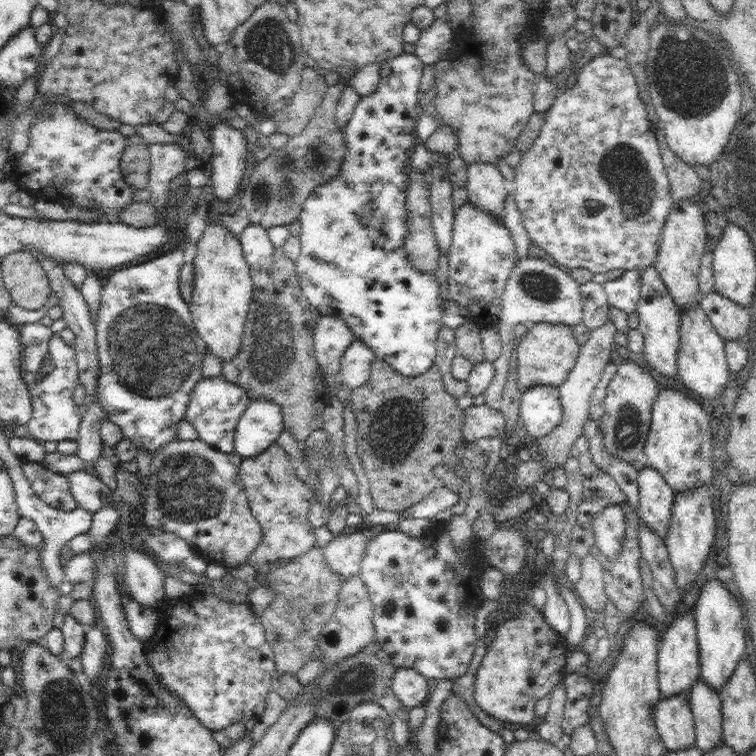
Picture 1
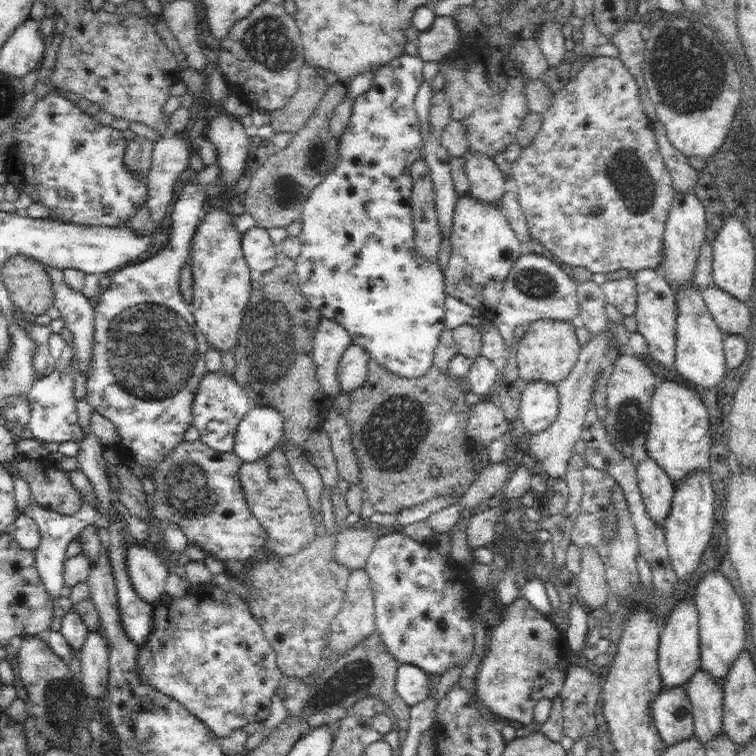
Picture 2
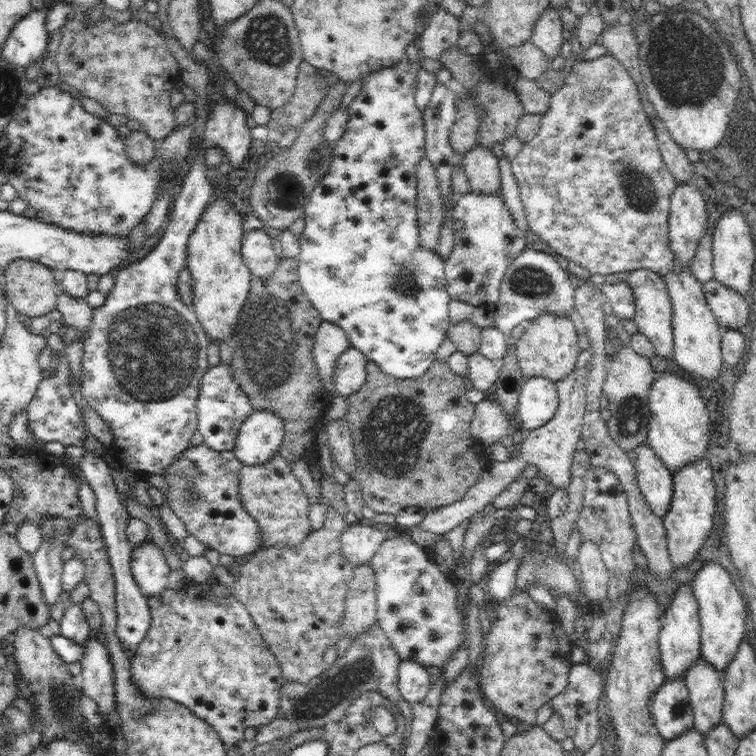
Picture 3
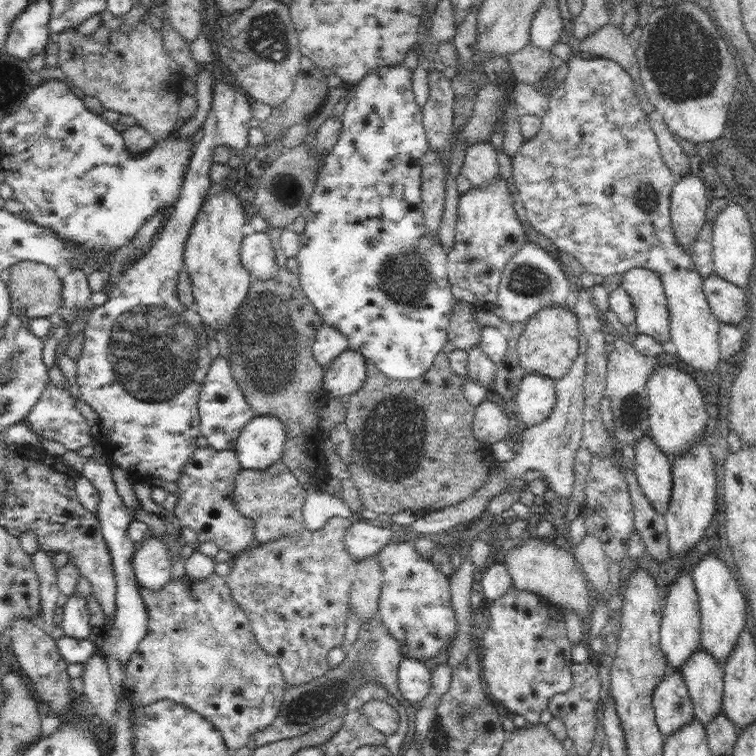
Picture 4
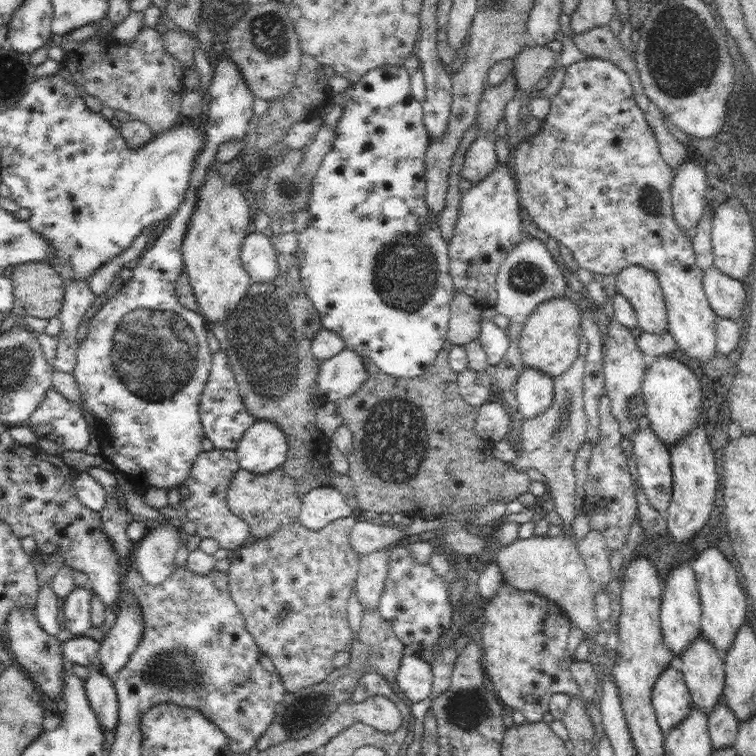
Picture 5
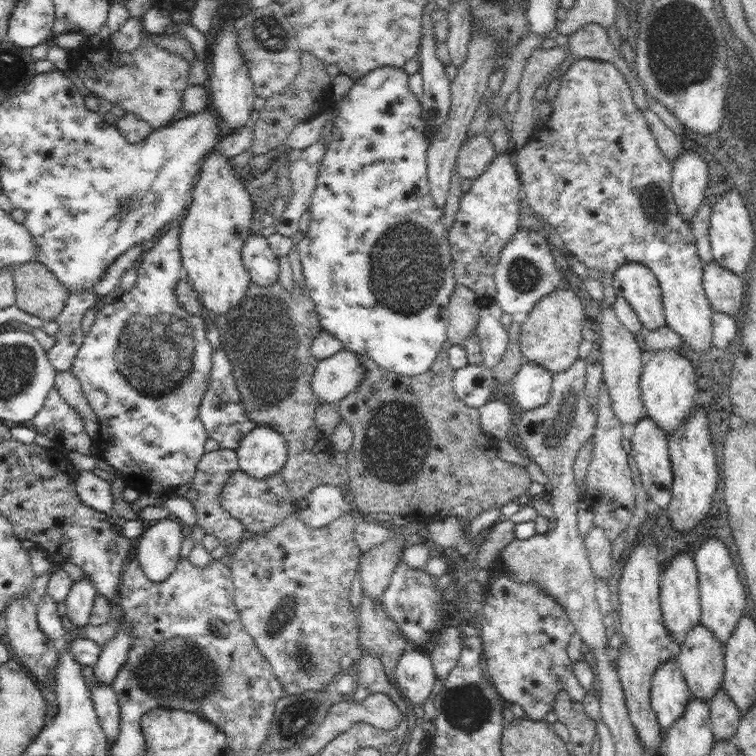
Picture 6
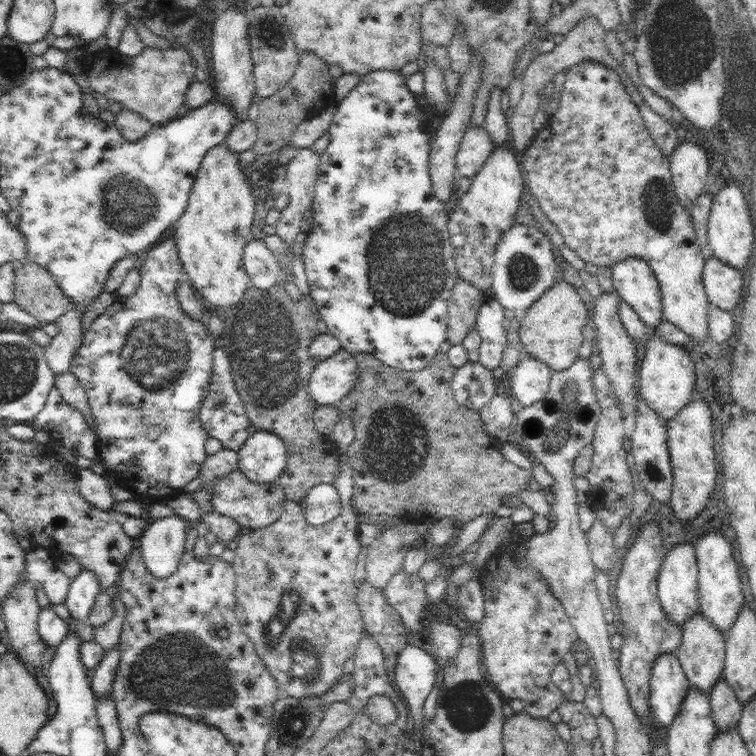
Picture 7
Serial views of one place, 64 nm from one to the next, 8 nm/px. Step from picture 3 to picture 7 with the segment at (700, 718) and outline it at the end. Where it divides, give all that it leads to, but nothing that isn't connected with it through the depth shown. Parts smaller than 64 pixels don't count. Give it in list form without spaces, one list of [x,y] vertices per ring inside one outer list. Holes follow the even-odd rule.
[[[701,610],[693,612],[683,624],[681,624],[681,644],[675,650],[681,668],[689,680],[689,686],[695,686],[697,690],[709,694],[713,684],[719,680],[723,674],[723,664],[725,664],[725,636],[717,626],[713,626]]]

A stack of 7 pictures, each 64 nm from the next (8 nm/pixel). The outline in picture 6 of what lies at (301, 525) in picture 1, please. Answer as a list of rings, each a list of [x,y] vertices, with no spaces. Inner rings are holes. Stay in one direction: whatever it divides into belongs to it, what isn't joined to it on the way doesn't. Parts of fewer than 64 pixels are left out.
[[[241,470],[231,472],[227,482],[223,482],[223,488],[219,494],[219,506],[223,510],[227,510],[233,518],[237,518],[245,526],[247,532],[253,532],[253,534],[271,530],[275,524],[279,524],[283,518],[287,518],[295,510],[295,502],[291,498],[281,474],[269,476],[267,480],[255,480]]]

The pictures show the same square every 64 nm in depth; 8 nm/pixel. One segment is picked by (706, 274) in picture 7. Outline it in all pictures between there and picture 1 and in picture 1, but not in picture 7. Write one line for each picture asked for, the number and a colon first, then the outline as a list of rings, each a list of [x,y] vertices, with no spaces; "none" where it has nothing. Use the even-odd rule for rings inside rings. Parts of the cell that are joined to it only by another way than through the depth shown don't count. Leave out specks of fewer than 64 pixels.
1: [[[717,290],[701,294],[699,304],[723,340],[743,340],[751,324],[747,314],[749,310],[745,306],[735,304],[731,298],[719,294]]]
2: [[[709,284],[703,292],[703,302],[711,312],[717,328],[723,334],[743,334],[749,326],[749,302],[735,298],[729,292],[723,292],[717,284]]]
3: [[[717,278],[703,284],[703,296],[721,328],[737,330],[751,316],[747,296],[741,296],[737,290],[721,284]]]
4: [[[711,272],[707,278],[703,278],[703,292],[705,298],[709,302],[711,312],[721,320],[721,322],[729,322],[729,324],[737,324],[739,320],[743,320],[747,308],[747,296],[745,296],[745,288],[717,276],[715,272]]]
5: [[[711,266],[707,272],[703,272],[703,292],[709,300],[711,310],[717,316],[737,320],[741,316],[745,298],[747,298],[747,288],[745,282],[727,276],[719,268]]]
6: [[[711,260],[703,264],[703,290],[711,310],[733,316],[739,314],[745,302],[745,276],[737,276]]]

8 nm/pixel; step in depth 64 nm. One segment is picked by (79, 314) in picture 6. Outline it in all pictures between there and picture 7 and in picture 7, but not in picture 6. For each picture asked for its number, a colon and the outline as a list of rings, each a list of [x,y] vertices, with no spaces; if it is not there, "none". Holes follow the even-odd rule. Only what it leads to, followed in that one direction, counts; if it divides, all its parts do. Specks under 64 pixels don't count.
7: [[[71,310],[65,312],[65,316],[61,316],[59,320],[59,334],[53,338],[53,342],[45,348],[45,356],[47,356],[47,364],[51,368],[51,372],[57,374],[57,378],[61,374],[69,372],[71,366],[71,358],[75,356],[75,352],[79,350],[81,342],[83,342],[83,326],[81,326],[81,312],[79,310]]]

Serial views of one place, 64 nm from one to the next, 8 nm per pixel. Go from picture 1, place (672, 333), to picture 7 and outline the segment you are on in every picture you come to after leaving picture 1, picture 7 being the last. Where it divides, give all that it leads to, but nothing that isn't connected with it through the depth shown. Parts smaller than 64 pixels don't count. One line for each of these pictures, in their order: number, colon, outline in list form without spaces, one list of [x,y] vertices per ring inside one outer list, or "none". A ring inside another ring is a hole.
2: [[[637,270],[631,274],[637,288],[637,308],[635,308],[635,320],[637,320],[637,332],[643,334],[647,340],[649,356],[655,358],[661,366],[669,368],[675,364],[675,296],[673,288],[665,280],[665,276],[659,276],[655,270]]]
3: [[[637,268],[637,270],[629,272],[625,284],[633,292],[633,300],[635,300],[635,318],[633,318],[633,322],[637,324],[637,332],[645,334],[649,338],[657,356],[673,358],[673,352],[671,352],[671,346],[673,346],[673,328],[671,328],[673,308],[671,308],[671,300],[669,300],[665,282],[653,270]]]
4: [[[635,266],[621,274],[619,288],[625,290],[633,302],[639,334],[649,334],[661,342],[669,342],[669,310],[661,278],[647,268]]]
5: [[[631,264],[613,276],[617,294],[623,294],[637,314],[639,328],[643,332],[661,334],[667,330],[667,308],[657,276],[639,266]]]
6: [[[625,262],[613,272],[613,290],[631,308],[635,310],[639,322],[643,324],[643,332],[653,332],[659,326],[665,326],[663,314],[663,296],[657,278],[653,272],[639,262]]]
7: [[[627,256],[611,266],[613,292],[621,296],[645,322],[647,328],[663,320],[659,282],[649,264],[637,256]]]

